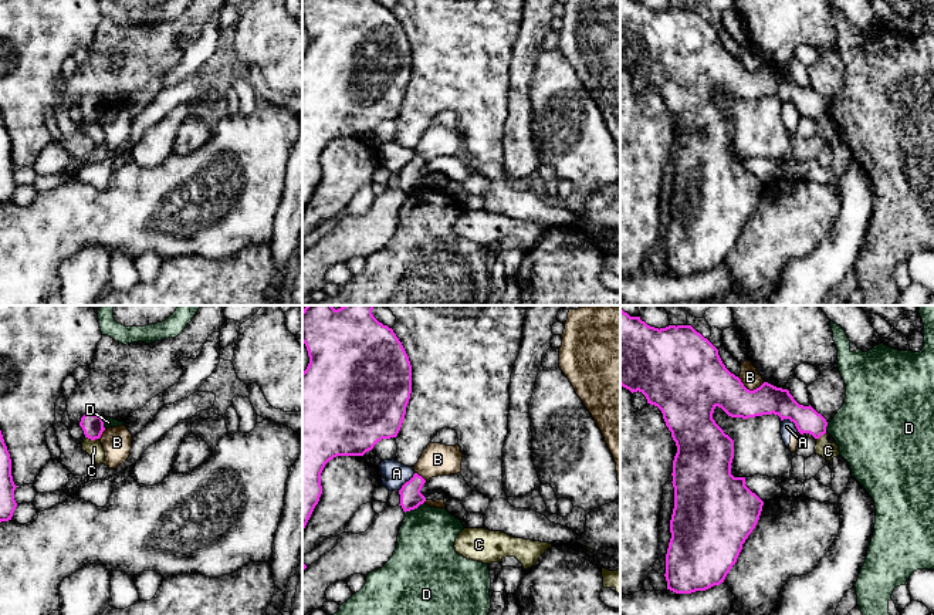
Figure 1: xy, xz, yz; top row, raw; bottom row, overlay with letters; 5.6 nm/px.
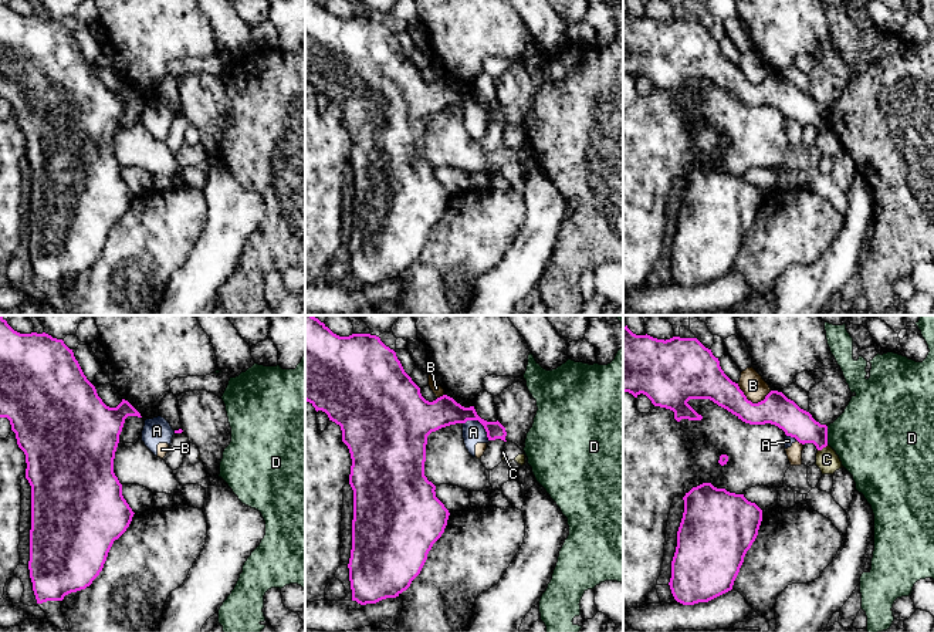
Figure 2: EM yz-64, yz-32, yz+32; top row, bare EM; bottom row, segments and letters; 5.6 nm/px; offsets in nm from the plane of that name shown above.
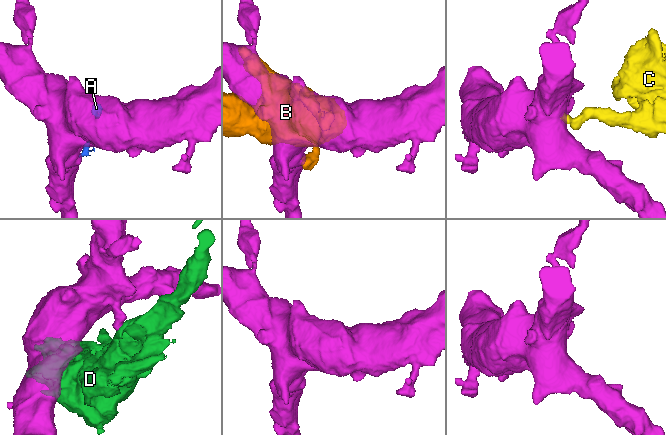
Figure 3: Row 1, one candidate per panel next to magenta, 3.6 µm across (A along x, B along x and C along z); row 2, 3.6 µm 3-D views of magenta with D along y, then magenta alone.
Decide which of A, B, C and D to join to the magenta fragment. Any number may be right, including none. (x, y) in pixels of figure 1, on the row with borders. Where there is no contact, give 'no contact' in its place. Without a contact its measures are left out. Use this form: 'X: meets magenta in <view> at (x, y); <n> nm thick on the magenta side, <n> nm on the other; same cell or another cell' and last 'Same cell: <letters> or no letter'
A: meets magenta in yz at (792, 421); 170 nm thick on the magenta side, 80 nm on the other; another cell
B: meets magenta in yz at (751, 391); 260 nm thick on the magenta side, 110 nm on the other; another cell
C: meets magenta in xy at (92, 439); 130 nm thick on the magenta side, 90 nm on the other; another cell
D: meets magenta in xz at (413, 509); 130 nm thick on the magenta side, 320 nm on the other; another cell
Same cell: no letter

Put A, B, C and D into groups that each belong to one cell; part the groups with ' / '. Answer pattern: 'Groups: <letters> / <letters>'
Groups: A B / C / D

